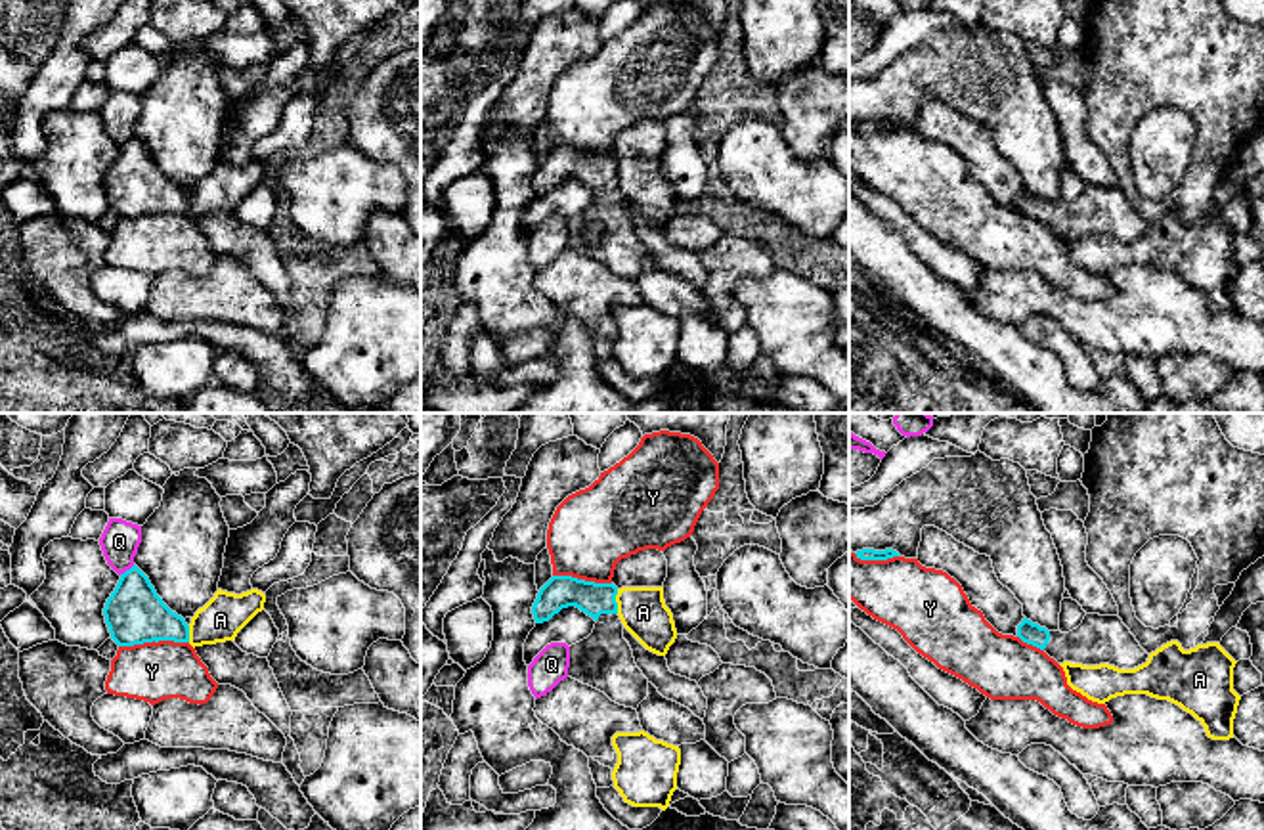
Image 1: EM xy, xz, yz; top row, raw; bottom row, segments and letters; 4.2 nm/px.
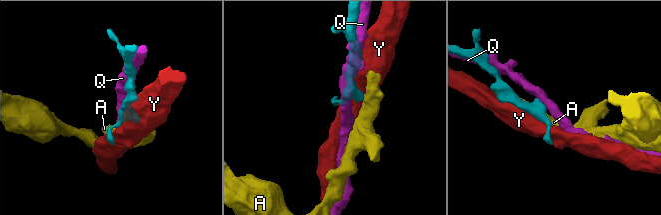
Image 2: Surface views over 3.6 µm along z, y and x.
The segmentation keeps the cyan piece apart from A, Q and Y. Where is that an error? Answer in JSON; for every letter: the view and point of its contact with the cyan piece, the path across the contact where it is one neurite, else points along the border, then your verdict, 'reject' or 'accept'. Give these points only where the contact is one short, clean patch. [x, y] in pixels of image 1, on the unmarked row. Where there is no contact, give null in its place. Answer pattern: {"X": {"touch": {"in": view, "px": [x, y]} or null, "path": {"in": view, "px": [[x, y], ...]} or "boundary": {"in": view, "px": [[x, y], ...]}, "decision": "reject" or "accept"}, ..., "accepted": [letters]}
{"A": {"touch": {"in": "xz", "px": [614, 173]}, "boundary": {"in": "xz", "px": [[618, 161], [616, 184]]}, "decision": "reject"}, "Q": {"touch": {"in": "xy", "px": [127, 142]}, "decision": "reject"}, "Y": {"touch": {"in": "xy", "px": [153, 211]}, "decision": "reject"}, "accepted": []}

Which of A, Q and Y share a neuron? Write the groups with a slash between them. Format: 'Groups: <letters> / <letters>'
Groups: A / Q / Y

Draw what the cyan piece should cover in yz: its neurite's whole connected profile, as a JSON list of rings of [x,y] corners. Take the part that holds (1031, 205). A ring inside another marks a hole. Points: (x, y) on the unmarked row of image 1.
[[[1086,186],[1082,195],[1069,205],[1048,203],[1023,189],[1017,208],[1044,222],[1057,235],[1109,235],[1119,241],[1134,241],[1149,229],[1119,187]]]

